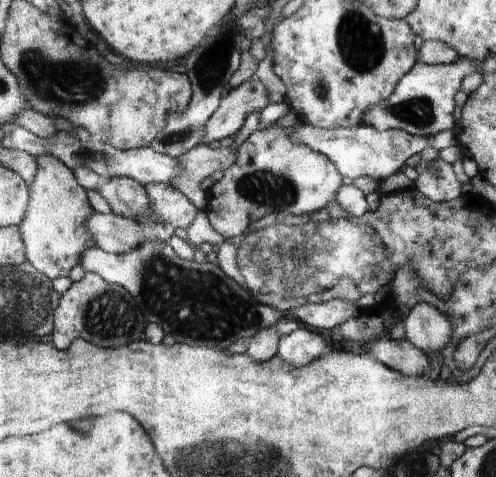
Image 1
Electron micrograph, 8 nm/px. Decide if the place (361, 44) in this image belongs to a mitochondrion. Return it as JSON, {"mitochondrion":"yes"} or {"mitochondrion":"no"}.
{"mitochondrion":"yes"}

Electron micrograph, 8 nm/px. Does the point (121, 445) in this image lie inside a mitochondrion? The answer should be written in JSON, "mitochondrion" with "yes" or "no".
{"mitochondrion":"no"}

